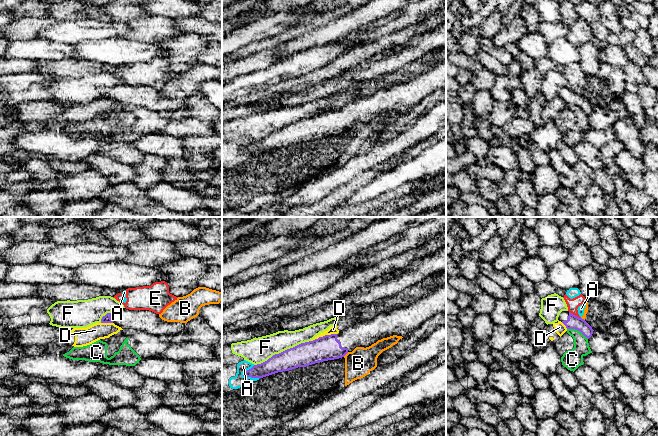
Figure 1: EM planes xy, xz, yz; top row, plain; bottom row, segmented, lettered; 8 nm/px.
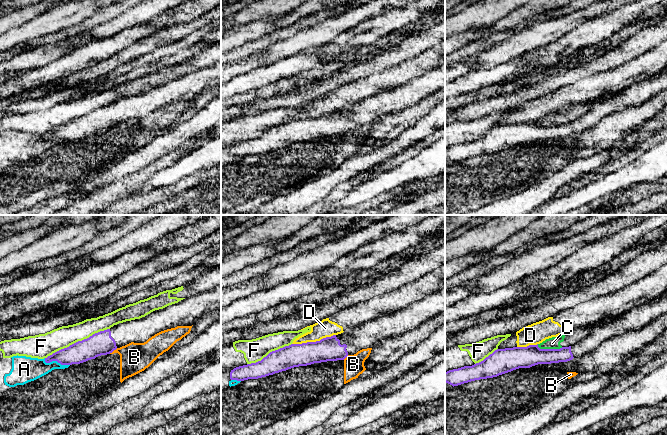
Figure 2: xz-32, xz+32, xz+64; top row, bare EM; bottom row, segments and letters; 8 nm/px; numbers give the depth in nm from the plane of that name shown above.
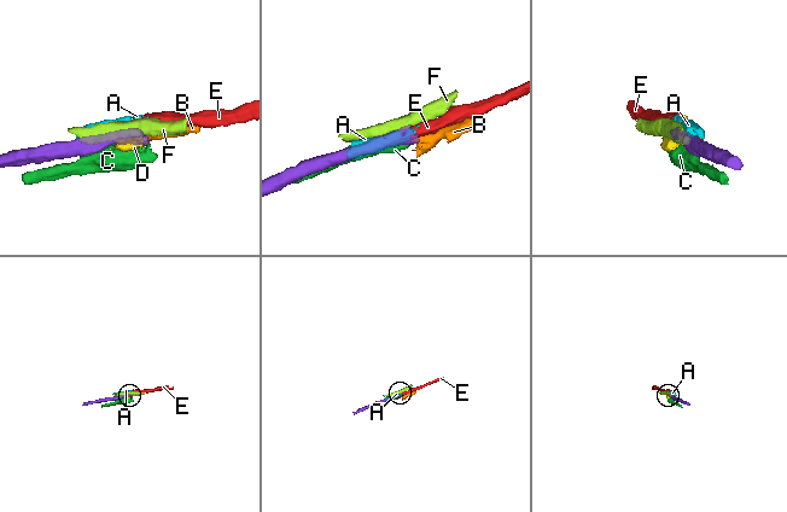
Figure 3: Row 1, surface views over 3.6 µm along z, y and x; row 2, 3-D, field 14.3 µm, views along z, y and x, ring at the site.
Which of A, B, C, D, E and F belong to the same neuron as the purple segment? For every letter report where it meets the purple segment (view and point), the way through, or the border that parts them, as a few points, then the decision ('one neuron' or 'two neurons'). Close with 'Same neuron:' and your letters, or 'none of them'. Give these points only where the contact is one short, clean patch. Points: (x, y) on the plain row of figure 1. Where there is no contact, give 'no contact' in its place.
A: contact xz (251, 153); two neurons
B: contact xz (345, 130); border xz (348, 128), (343, 132); two neurons
C: contact yz (578, 106); two neurons
D: contact xz (323, 112); border xz (336, 109), (319, 112), (311, 117); two neurons
E: contact yz (574, 91); border yz (569, 87), (580, 94); two neurons
F: contact xz (283, 127); two neurons
Same neuron: none of them

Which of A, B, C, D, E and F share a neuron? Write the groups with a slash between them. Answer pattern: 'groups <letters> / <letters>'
groups A E / B / C / D / F

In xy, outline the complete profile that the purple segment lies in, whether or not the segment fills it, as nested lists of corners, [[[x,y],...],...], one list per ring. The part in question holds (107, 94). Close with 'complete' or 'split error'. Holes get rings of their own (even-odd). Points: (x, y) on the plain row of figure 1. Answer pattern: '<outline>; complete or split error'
[[[126,84],[107,89],[101,99],[114,99],[122,105],[134,105],[156,112],[174,111],[185,105],[185,99],[164,97],[152,87]]]; split error

